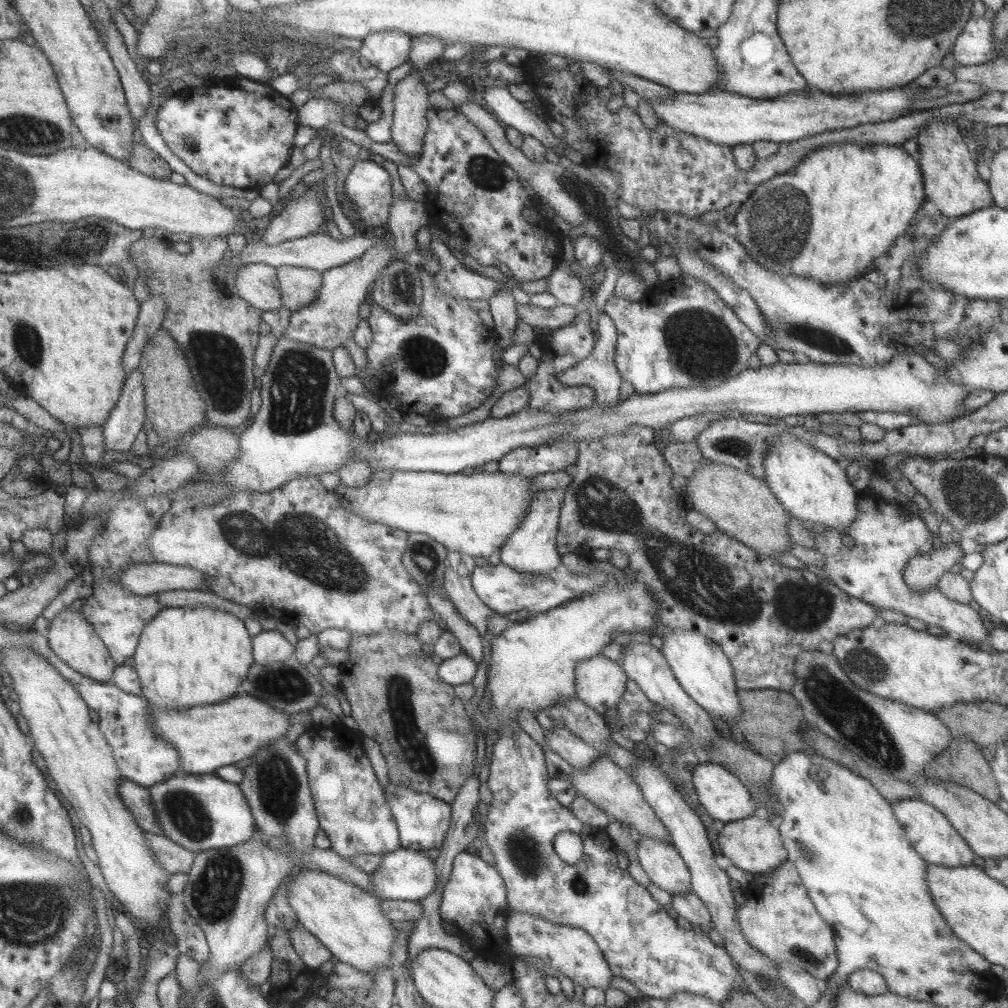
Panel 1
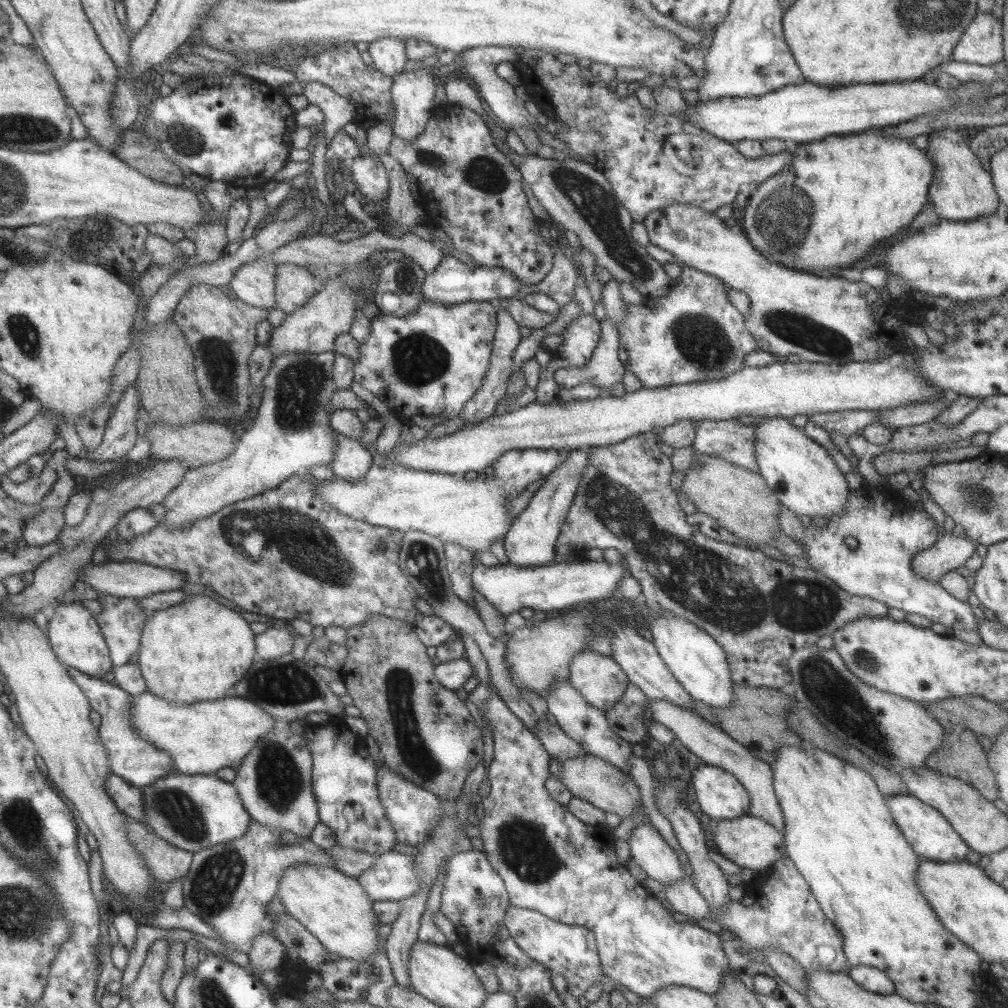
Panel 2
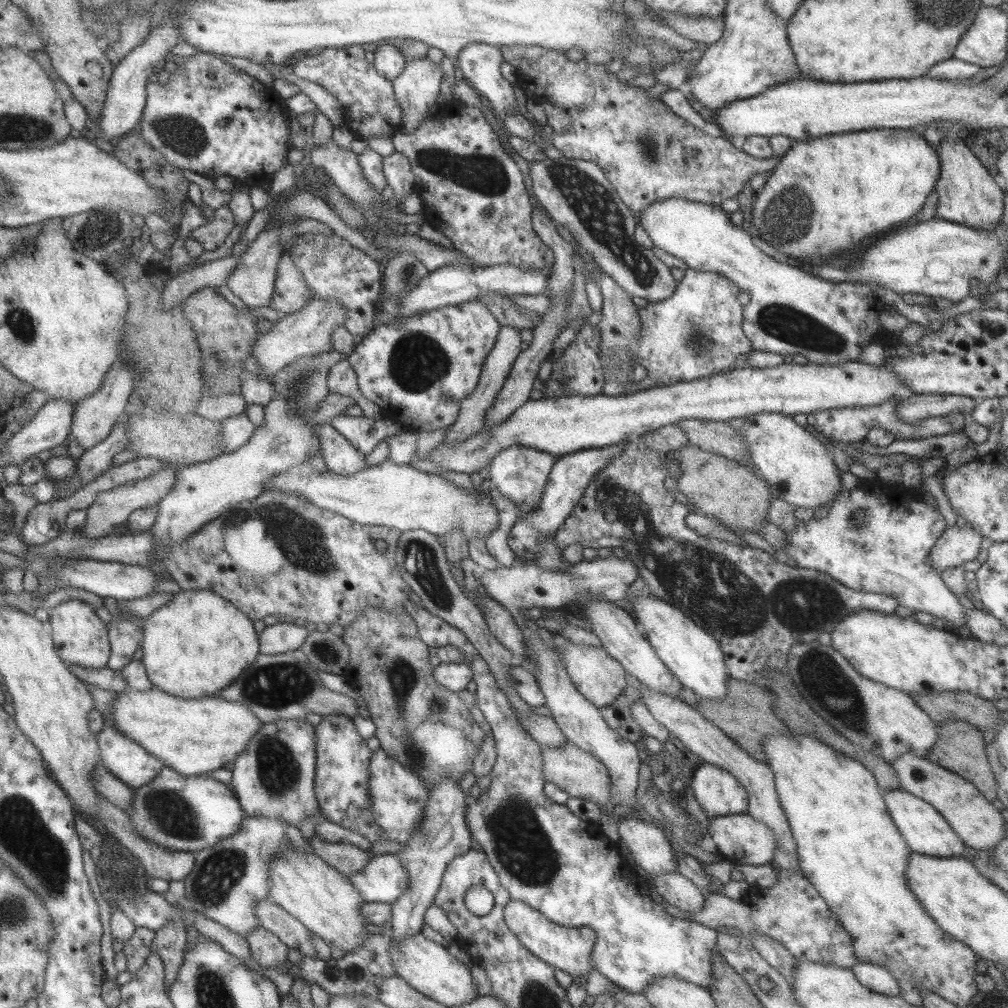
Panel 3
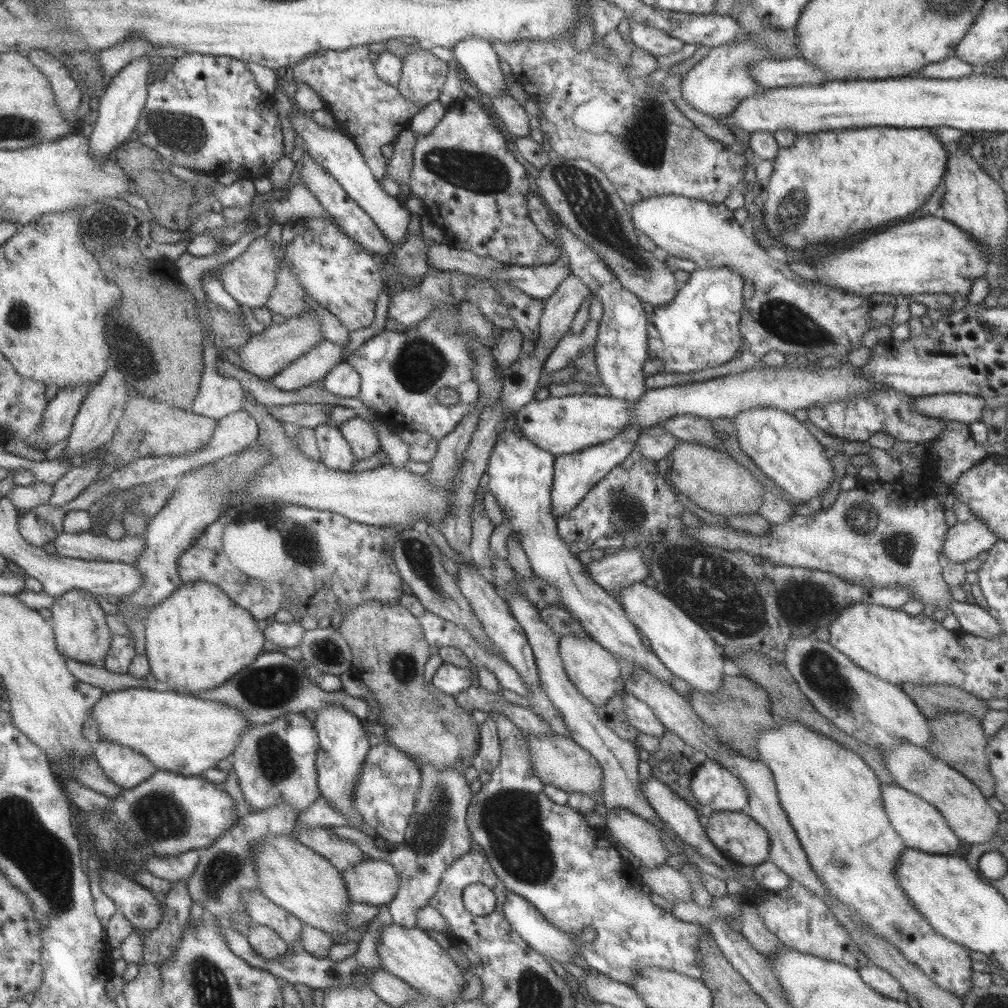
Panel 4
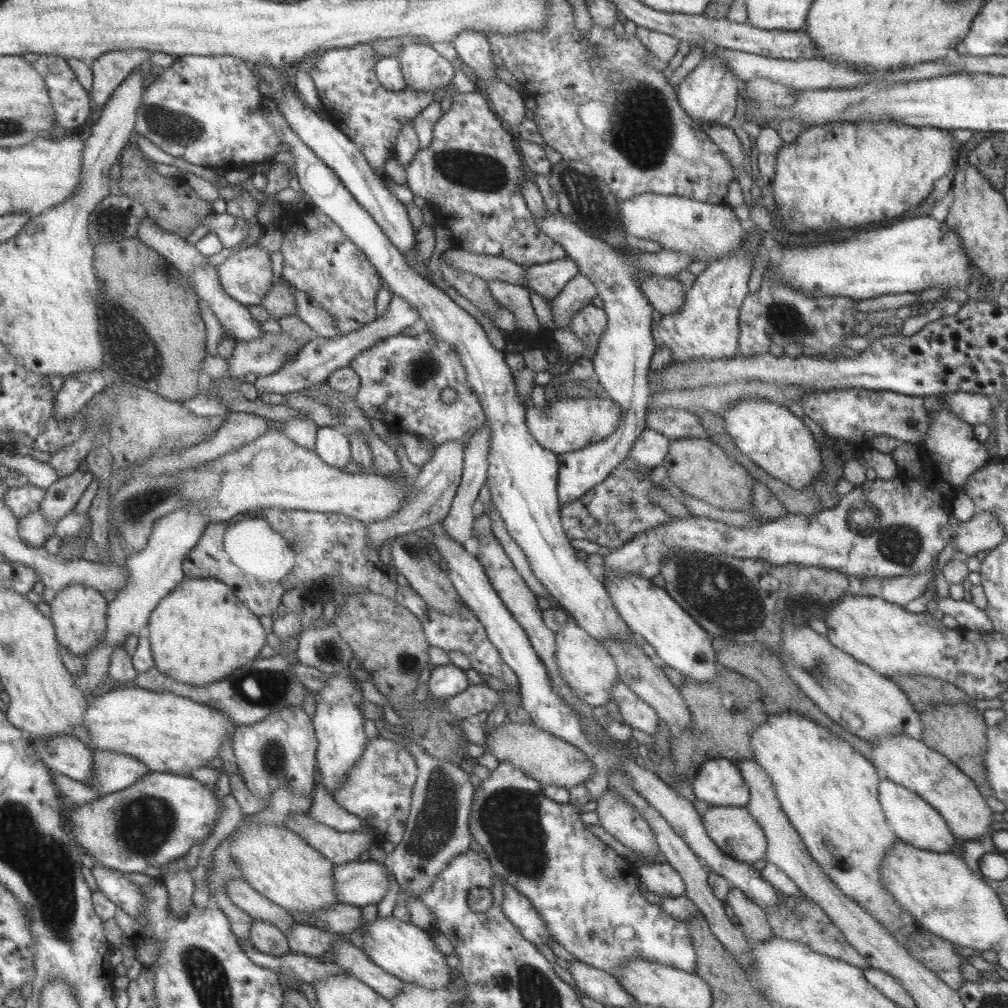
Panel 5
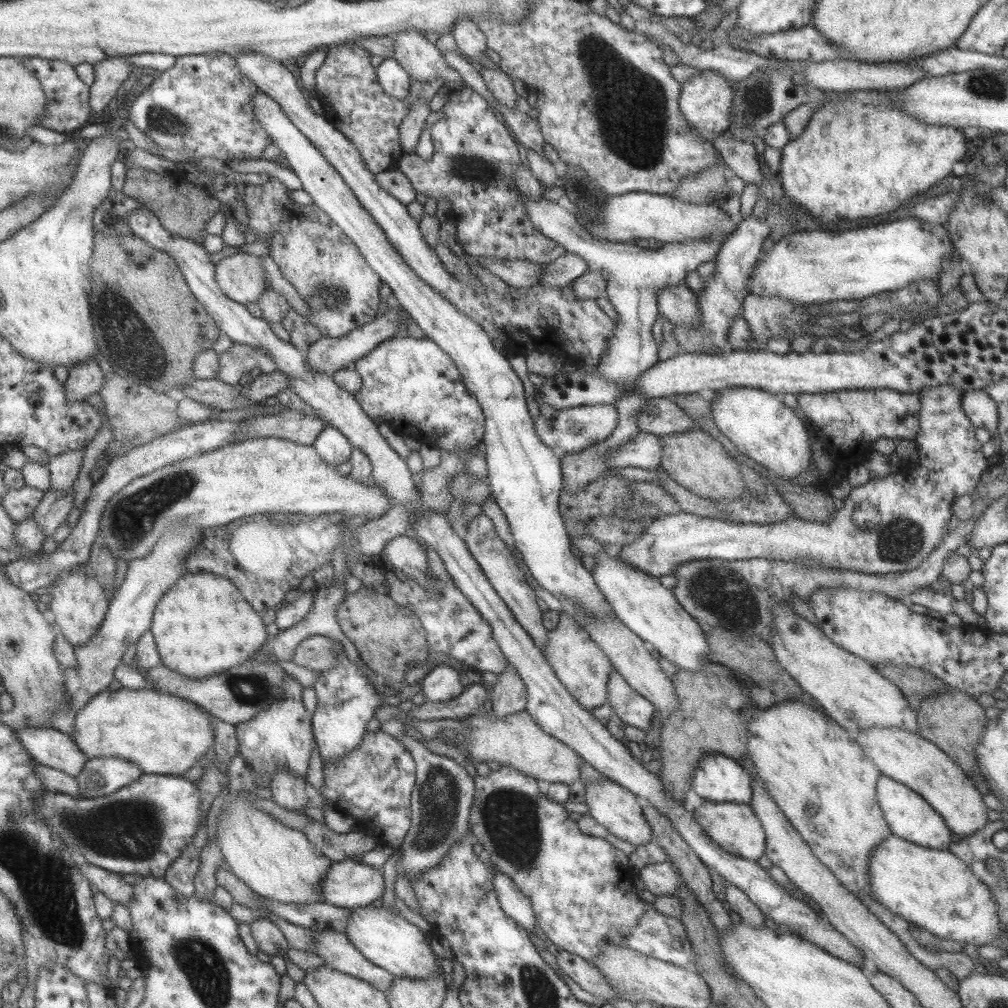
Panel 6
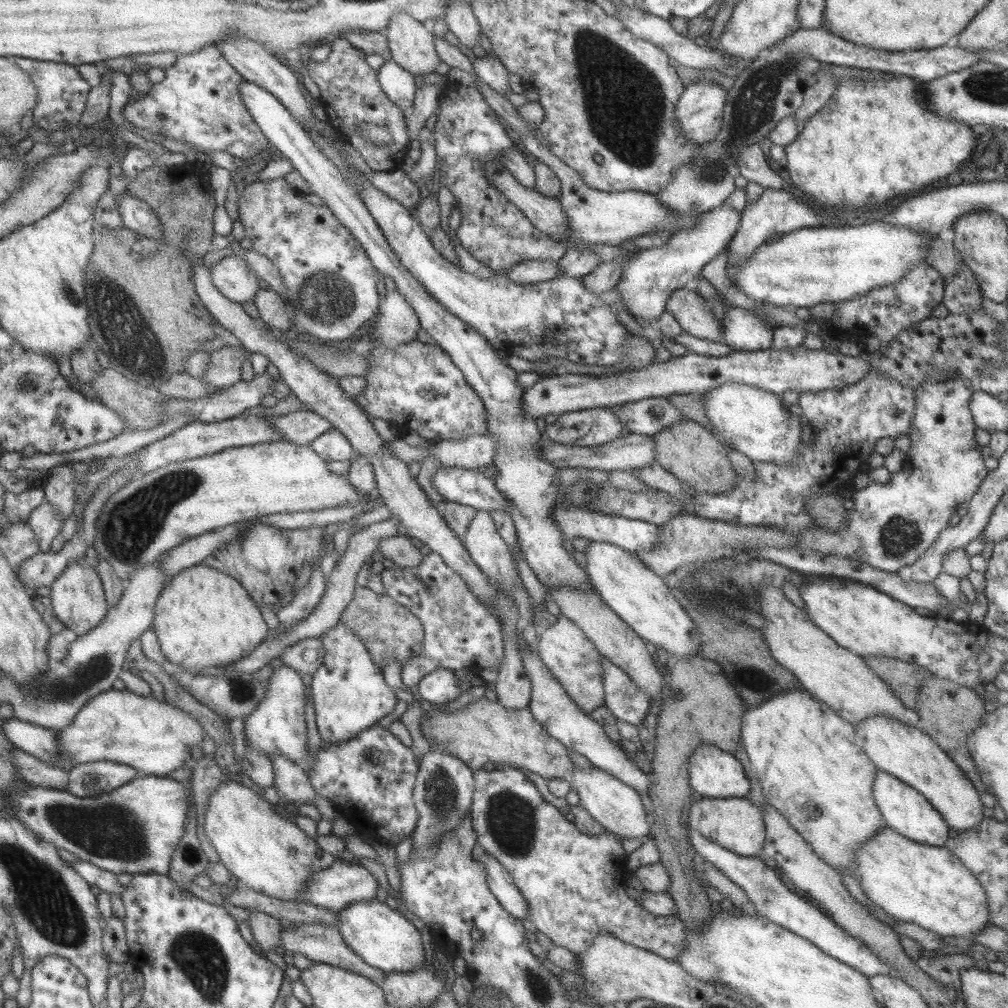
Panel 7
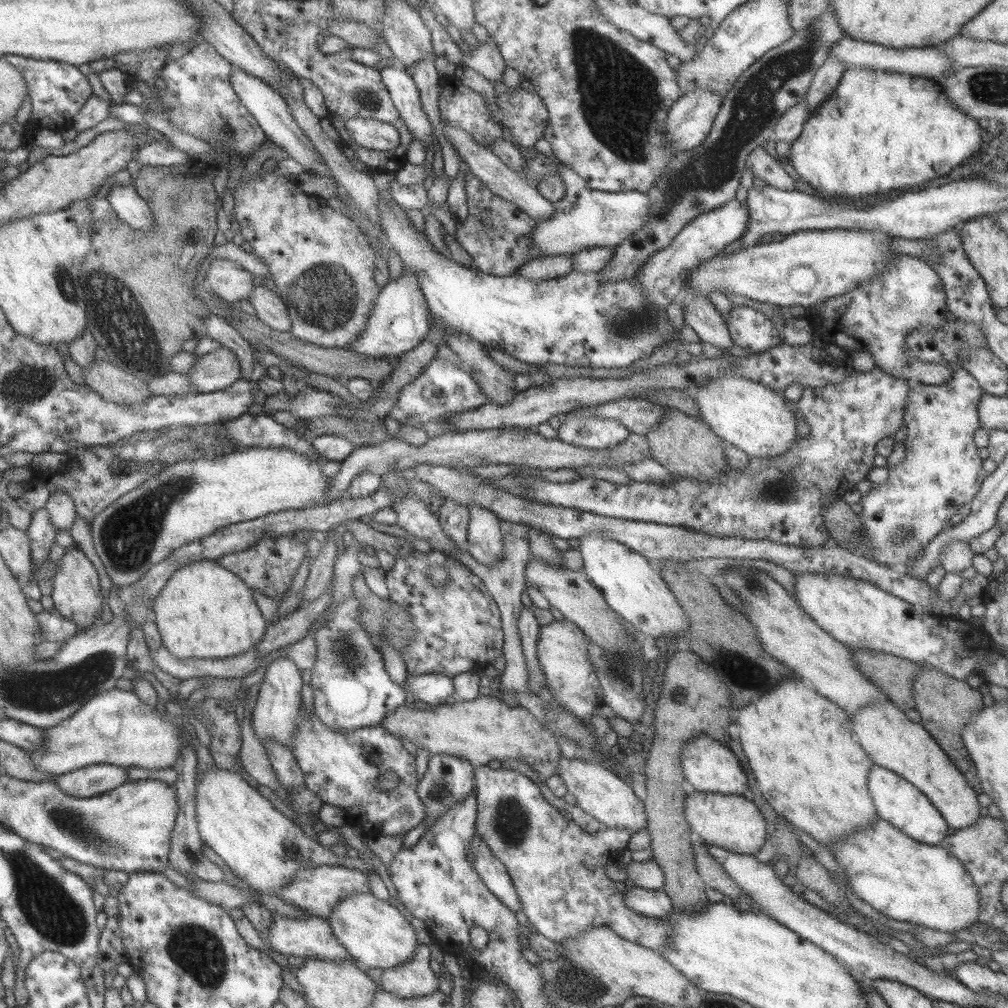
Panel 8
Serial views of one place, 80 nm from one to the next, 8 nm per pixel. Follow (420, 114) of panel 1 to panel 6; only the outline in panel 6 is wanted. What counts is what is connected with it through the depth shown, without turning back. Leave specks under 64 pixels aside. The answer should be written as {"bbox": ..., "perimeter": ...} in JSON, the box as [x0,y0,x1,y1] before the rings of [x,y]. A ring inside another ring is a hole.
{"bbox":[391,28,461,82],"perimeter":[[[404,28],[398,30],[391,37],[394,40],[394,55],[392,58],[409,75],[411,82],[431,82],[434,78],[440,78],[444,81],[461,81],[459,73],[445,64],[444,56],[434,44],[425,39],[423,33],[414,30],[414,28]]]}

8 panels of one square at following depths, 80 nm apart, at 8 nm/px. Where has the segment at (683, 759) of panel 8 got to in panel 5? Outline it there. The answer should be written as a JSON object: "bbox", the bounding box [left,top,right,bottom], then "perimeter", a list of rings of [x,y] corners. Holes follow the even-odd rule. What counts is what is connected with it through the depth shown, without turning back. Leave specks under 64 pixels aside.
{"bbox":[690,757,748,807],"perimeter":[[[724,757],[706,759],[700,764],[695,776],[690,780],[692,792],[697,801],[703,801],[708,806],[746,807],[748,804],[748,788],[741,779],[741,773],[733,765],[733,761]]]}

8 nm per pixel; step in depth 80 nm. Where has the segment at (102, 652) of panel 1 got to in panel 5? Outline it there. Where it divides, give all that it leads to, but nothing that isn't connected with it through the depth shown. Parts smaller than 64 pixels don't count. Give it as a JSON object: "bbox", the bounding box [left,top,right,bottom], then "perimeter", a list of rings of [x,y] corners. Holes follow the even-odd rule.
{"bbox":[48,584,107,656],"perimeter":[[[73,584],[57,591],[48,602],[50,606],[50,621],[52,622],[58,646],[64,646],[75,656],[84,656],[100,644],[106,631],[107,602],[102,593],[94,588]]]}

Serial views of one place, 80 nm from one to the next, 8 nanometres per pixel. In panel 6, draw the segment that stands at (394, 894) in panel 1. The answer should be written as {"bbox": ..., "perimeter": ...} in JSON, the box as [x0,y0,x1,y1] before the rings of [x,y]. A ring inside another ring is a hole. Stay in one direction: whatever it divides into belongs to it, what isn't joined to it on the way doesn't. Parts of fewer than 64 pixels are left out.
{"bbox":[321,858,383,909],"perimeter":[[[353,858],[332,862],[321,880],[322,902],[348,909],[367,906],[383,892],[381,869]]]}

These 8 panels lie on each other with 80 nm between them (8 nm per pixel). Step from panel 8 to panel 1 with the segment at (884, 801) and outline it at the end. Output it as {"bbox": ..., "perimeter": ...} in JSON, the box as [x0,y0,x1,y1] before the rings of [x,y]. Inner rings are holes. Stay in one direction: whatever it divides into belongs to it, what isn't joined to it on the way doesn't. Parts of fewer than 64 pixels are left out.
{"bbox":[891,798,974,866],"perimeter":[[[905,798],[891,805],[897,822],[904,830],[906,839],[913,850],[928,864],[935,866],[969,866],[973,862],[974,852],[967,846],[945,816],[920,799]]]}

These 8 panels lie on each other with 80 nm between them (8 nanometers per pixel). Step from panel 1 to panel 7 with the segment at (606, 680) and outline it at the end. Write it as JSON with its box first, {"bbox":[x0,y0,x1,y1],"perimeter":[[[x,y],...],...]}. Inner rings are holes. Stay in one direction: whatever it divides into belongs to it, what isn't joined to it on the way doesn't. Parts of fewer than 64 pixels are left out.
{"bbox":[536,613,604,714],"perimeter":[[[561,613],[556,621],[539,632],[536,653],[543,665],[549,669],[552,677],[559,682],[567,696],[582,710],[589,714],[604,705],[604,688],[602,685],[602,655],[595,648],[583,631]]]}

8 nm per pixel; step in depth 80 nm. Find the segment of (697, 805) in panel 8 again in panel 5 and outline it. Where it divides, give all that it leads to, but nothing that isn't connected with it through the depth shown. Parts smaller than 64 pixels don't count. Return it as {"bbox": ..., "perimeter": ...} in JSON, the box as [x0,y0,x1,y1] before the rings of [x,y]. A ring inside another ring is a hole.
{"bbox":[701,806,766,864],"perimeter":[[[708,806],[701,816],[707,836],[727,855],[739,862],[752,864],[766,855],[766,838],[757,821],[745,807]]]}

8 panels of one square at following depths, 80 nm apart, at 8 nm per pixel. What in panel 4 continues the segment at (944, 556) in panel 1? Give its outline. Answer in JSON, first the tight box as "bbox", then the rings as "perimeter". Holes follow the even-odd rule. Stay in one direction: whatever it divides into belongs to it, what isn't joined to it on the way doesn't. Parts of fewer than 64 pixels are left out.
{"bbox":[940,517,998,563],"perimeter":[[[972,517],[947,529],[946,542],[943,542],[940,553],[948,562],[964,563],[982,550],[991,548],[998,539],[987,530],[982,520]]]}

